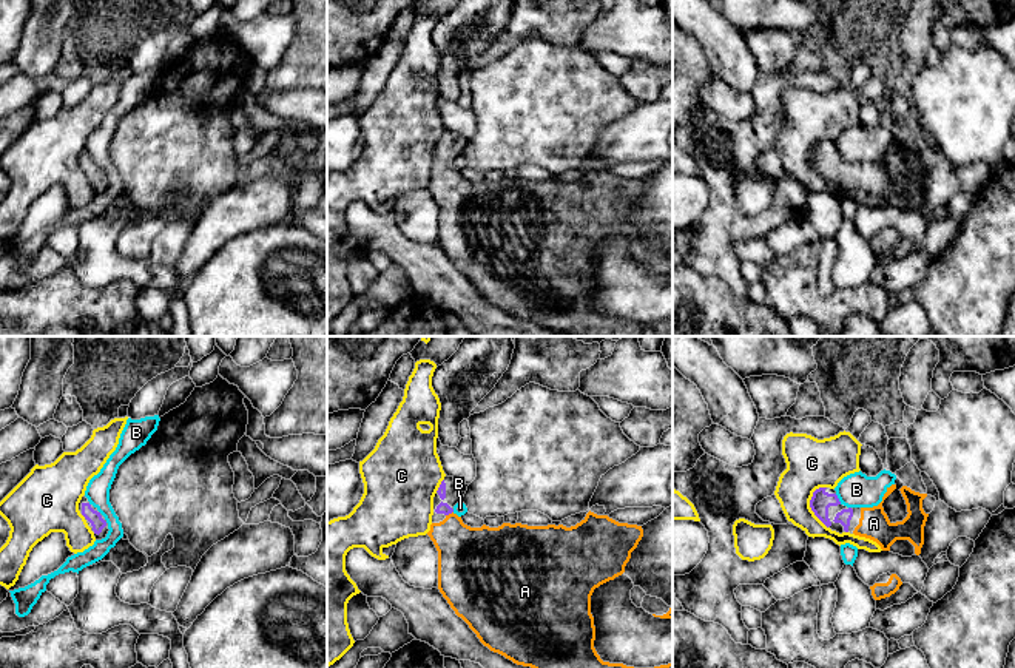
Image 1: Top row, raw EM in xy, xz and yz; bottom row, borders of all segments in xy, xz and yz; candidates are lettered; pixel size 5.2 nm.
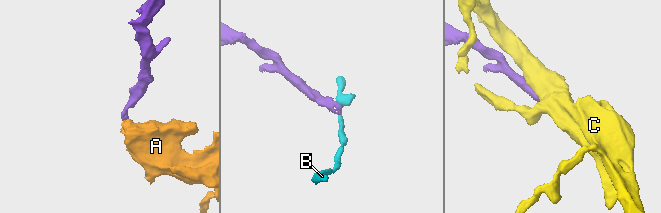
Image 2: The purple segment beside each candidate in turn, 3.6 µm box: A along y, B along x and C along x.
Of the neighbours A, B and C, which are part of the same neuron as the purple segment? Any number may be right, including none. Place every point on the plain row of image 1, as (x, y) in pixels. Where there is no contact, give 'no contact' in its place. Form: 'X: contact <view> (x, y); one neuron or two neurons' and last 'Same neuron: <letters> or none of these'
A: contact xz (449, 167); one neuron
B: contact yz (838, 153); two neurons
C: contact yz (810, 161); two neurons
Same neuron: A

